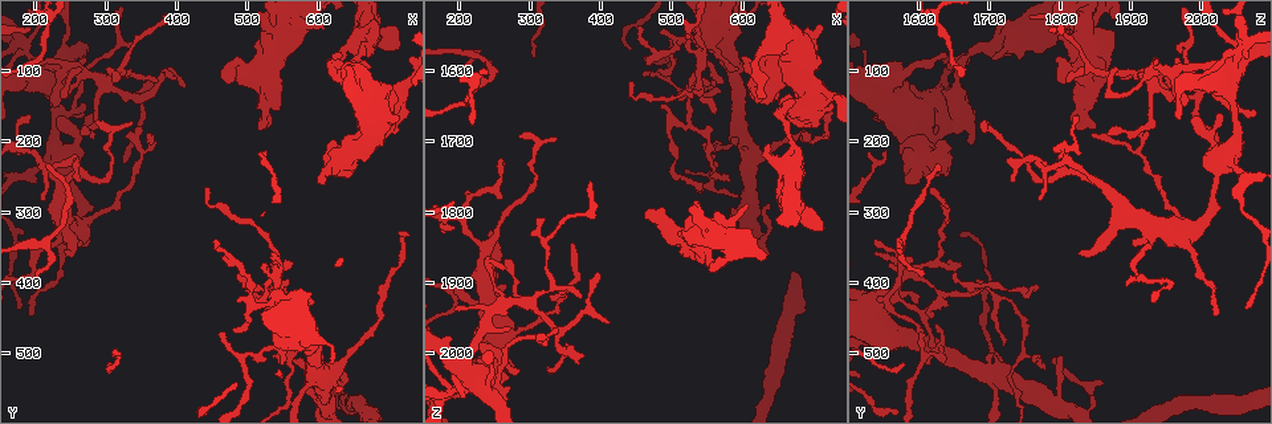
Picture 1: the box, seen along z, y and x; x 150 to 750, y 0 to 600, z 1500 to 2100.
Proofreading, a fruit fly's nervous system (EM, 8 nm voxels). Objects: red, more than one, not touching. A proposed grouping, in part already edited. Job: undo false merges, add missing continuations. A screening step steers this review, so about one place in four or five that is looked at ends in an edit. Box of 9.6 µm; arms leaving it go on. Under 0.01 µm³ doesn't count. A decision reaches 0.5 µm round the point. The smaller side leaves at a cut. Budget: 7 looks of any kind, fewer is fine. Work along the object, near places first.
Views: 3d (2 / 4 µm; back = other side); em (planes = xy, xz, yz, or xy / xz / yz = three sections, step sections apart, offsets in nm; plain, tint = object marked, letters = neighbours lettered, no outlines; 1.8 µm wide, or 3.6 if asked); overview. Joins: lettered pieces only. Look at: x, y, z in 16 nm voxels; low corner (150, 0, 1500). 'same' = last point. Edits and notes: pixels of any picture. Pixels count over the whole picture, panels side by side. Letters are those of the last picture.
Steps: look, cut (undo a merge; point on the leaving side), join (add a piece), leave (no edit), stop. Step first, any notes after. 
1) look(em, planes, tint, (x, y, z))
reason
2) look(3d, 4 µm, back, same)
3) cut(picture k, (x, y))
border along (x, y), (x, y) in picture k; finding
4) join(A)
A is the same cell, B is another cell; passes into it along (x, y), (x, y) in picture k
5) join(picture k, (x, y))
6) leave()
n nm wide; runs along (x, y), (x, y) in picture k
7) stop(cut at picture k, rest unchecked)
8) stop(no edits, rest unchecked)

look(3d, 4 µm, back, (660, 130, 1550))
two arms at a narrow angle

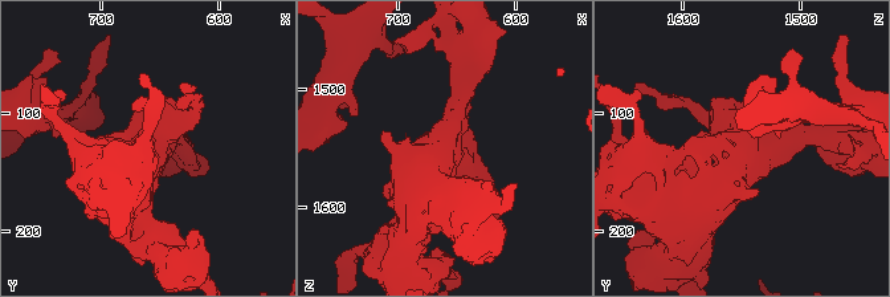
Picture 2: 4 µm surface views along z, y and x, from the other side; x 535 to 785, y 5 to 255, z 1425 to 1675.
look(em, 3.6 µm, yz, step 8, plain, same)
4 arms

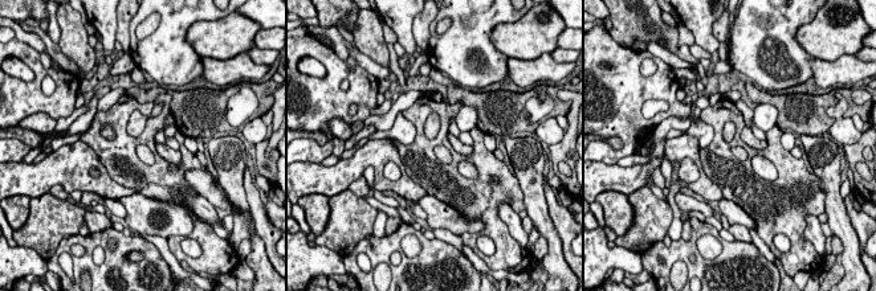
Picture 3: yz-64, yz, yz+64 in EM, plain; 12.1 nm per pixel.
look(em, 3.6 µm, yz, step 8, letters, same)

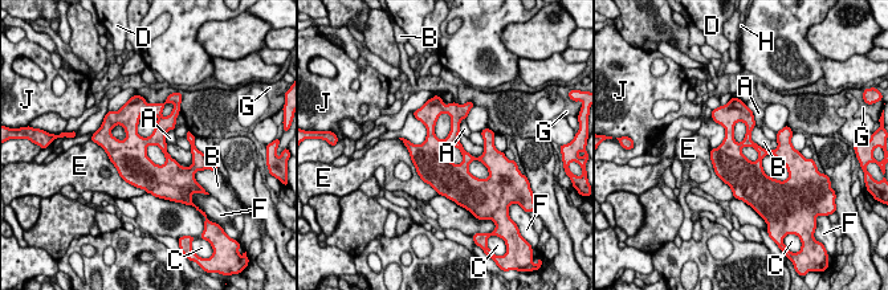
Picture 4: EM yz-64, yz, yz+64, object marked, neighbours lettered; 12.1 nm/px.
leave()
E touches over 800 nm; A, B, C, D, E, F, G, H and J are other cells; border along (754, 126), (754, 142), (778, 146) in picture 4; continuous, no second neuron

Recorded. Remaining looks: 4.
look(3d, 2 µm, (600, 510, 1800))
an open end

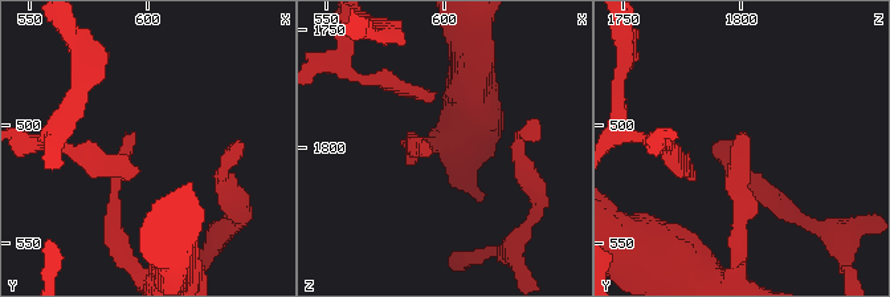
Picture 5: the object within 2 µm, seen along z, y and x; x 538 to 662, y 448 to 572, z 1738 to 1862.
look(em, xy, step 8, tint, (596, 505, 1802))

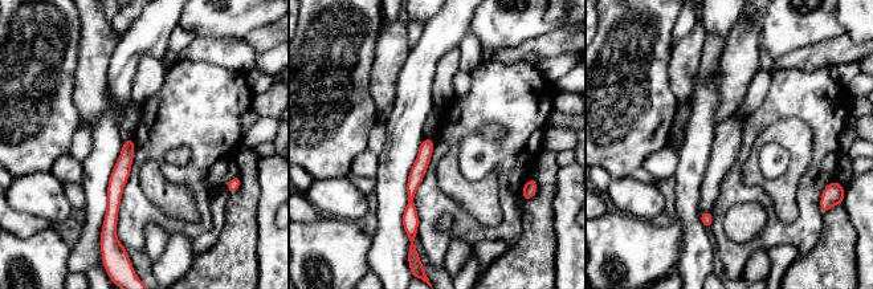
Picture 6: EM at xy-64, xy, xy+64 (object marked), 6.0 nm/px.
look(em, planes, letters, same)
another direction

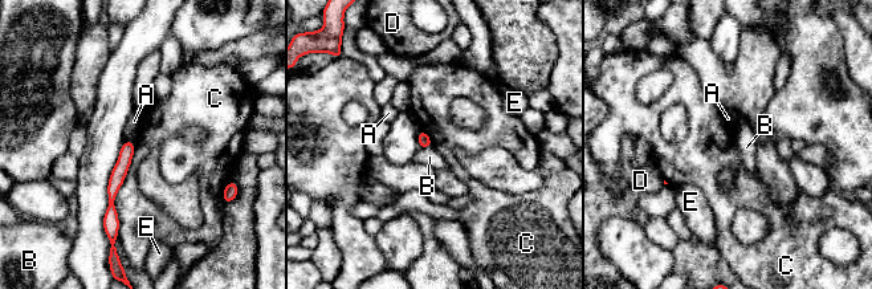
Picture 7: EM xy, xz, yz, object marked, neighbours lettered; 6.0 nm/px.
leave()
A, B, C, D and E are other cells; border along (135, 143), (114, 202), (117, 235) in picture 7; none of them fits

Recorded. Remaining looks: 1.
stop(no edits, rest unchecked)

